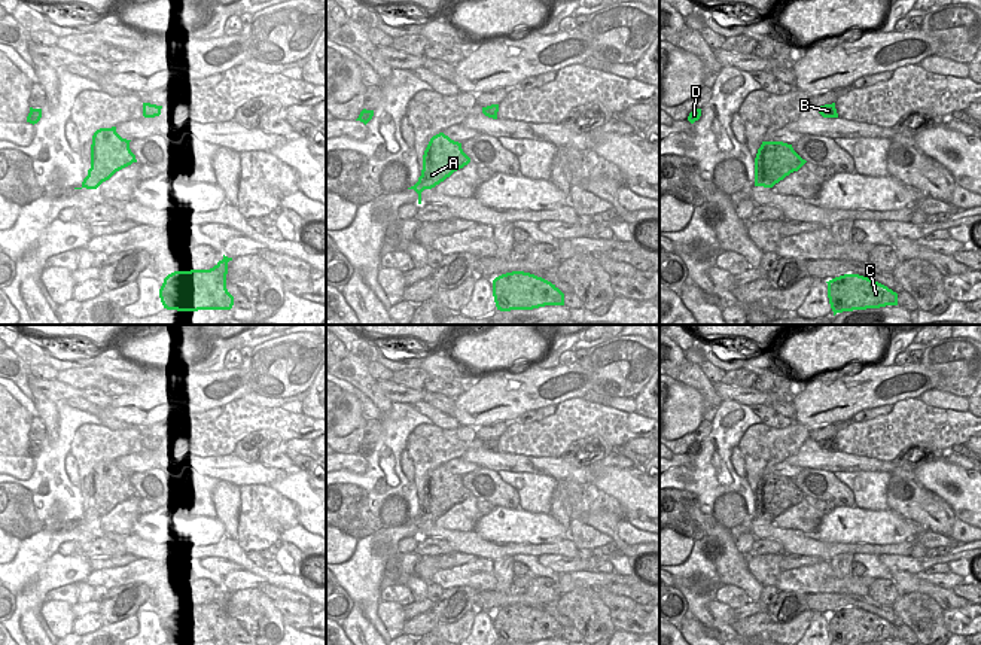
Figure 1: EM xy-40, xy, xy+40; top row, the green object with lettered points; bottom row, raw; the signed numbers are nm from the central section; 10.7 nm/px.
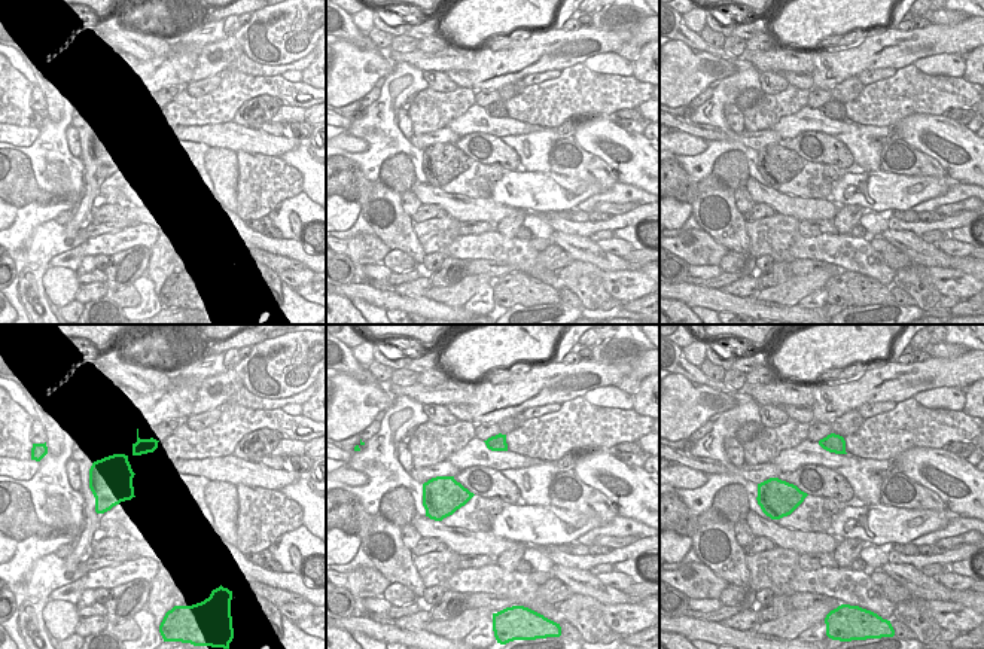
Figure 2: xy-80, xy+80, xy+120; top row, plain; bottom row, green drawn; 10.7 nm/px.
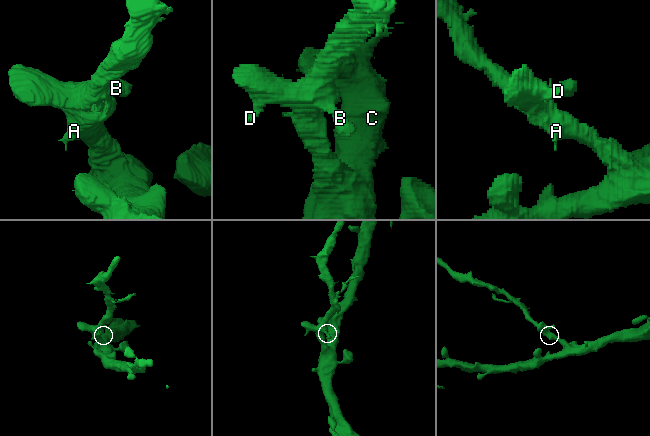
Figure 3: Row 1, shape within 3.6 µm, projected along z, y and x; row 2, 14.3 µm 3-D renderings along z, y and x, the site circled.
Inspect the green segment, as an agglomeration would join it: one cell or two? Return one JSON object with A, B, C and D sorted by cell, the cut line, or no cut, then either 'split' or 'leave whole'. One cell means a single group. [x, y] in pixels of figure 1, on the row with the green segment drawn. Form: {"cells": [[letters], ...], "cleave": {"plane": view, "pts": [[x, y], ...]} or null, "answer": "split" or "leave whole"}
{"cells": [["A", "B", "C", "D"]], "cleave": null, "answer": "leave whole"}

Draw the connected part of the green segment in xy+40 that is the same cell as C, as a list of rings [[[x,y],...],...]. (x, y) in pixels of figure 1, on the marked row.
[[[844,274],[826,283],[834,316],[843,311],[898,305],[896,292],[859,274]]]

